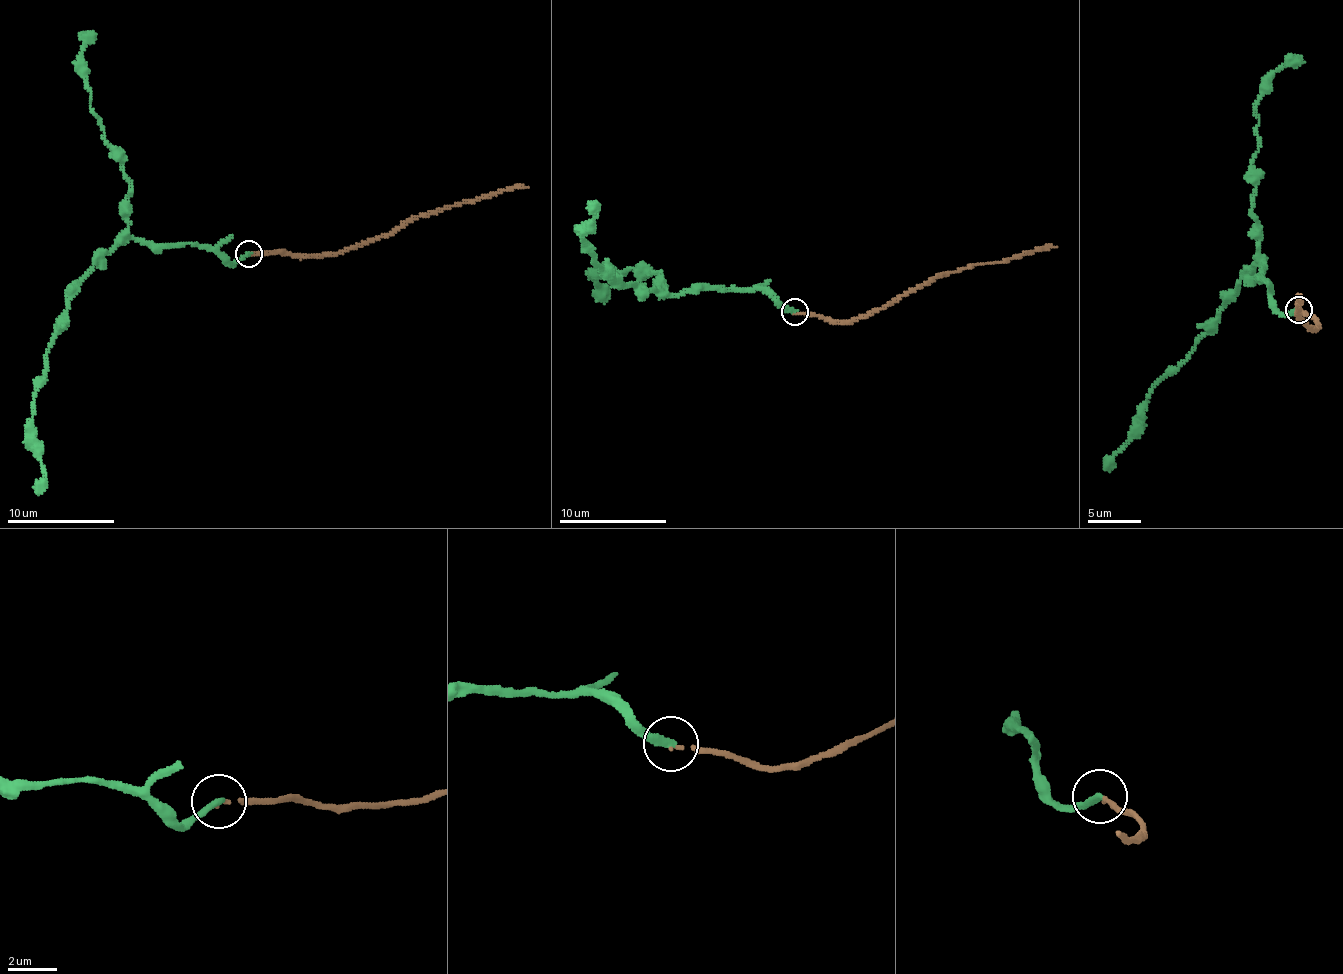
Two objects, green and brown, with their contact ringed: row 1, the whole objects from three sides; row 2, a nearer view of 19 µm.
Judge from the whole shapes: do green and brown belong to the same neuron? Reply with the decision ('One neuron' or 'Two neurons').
Two neurons

